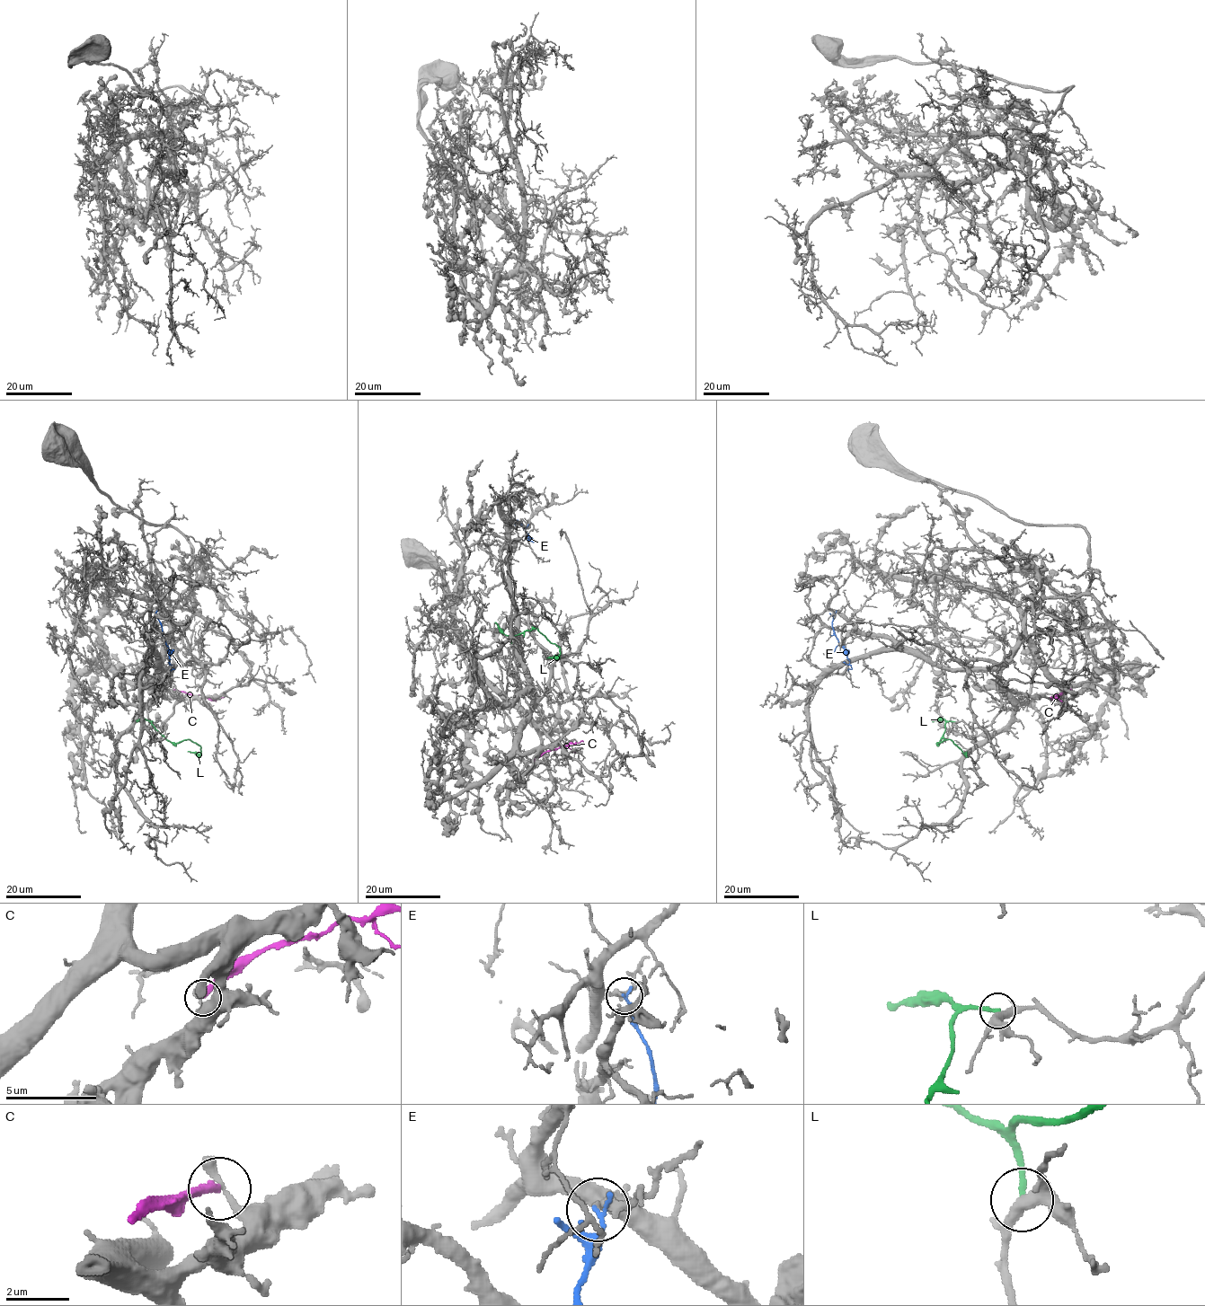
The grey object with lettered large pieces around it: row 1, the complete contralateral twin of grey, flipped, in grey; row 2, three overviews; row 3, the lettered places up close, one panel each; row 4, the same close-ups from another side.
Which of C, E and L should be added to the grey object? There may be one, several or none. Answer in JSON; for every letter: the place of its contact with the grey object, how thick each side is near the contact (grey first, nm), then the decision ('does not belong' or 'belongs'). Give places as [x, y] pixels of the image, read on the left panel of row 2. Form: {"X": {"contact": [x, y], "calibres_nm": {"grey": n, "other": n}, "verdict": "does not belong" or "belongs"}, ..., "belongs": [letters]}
{"C": {"contact": [174, 690], "calibres_nm": {"grey": 320, "other": 280}, "verdict": "does not belong"}, "E": {"contact": [155, 613], "calibres_nm": {"grey": 180, "other": 140}, "verdict": "does not belong"}, "L": {"contact": [152, 721], "calibres_nm": {"grey": 420, "other": 200}, "verdict": "does not belong"}, "belongs": []}

